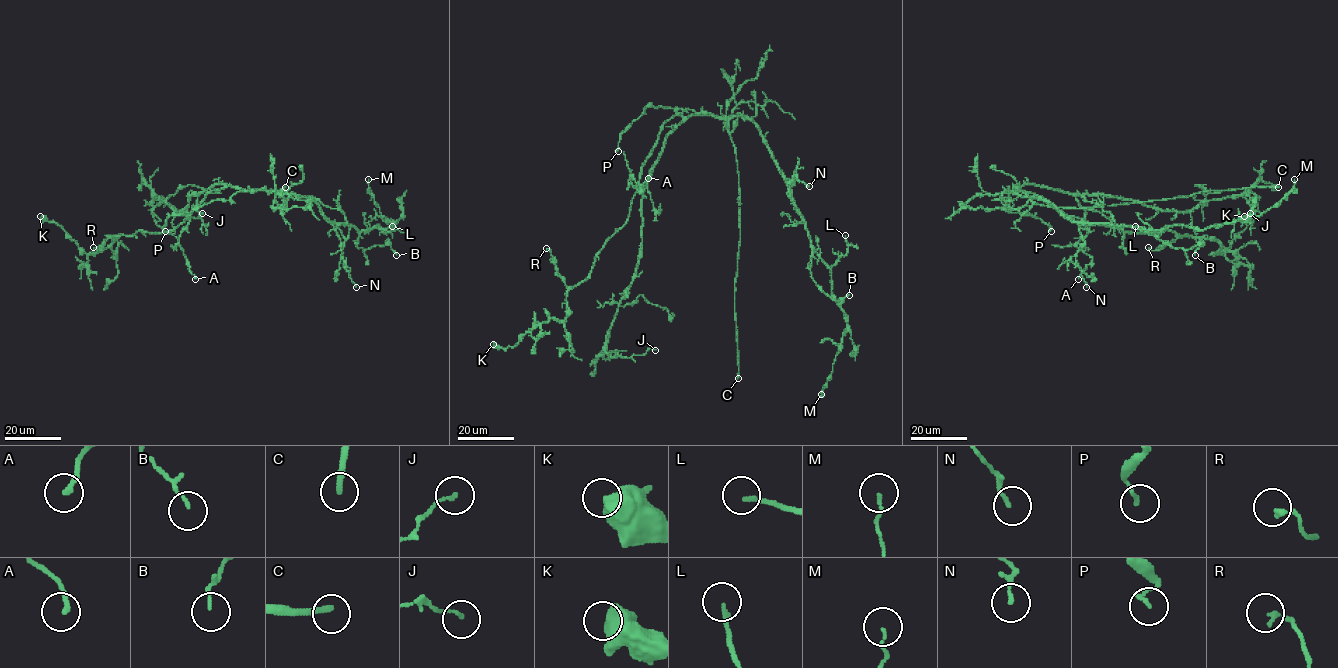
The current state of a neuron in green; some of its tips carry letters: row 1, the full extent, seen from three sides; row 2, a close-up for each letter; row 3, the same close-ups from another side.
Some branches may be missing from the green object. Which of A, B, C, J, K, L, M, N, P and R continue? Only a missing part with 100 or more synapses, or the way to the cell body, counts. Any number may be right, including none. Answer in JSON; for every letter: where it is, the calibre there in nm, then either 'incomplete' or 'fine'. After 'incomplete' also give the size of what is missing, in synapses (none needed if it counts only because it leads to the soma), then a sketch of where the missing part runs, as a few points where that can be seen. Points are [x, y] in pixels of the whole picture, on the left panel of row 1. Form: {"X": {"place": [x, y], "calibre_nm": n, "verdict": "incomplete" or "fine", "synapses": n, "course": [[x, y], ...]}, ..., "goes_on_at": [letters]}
{"A": {"place": [195, 279], "calibre_nm": 220, "verdict": "fine"}, "B": {"place": [396, 255], "calibre_nm": 110, "verdict": "fine"}, "C": {"place": [285, 187], "calibre_nm": 260, "verdict": "incomplete"}, "J": {"place": [202, 213], "calibre_nm": 110, "verdict": "fine"}, "K": {"place": [40, 216], "calibre_nm": 700, "verdict": "fine"}, "L": {"place": [392, 226], "calibre_nm": 170, "verdict": "fine"}, "M": {"place": [368, 179], "calibre_nm": 100, "verdict": "fine"}, "N": {"place": [356, 287], "calibre_nm": 110, "verdict": "fine"}, "P": {"place": [165, 231], "calibre_nm": 130, "verdict": "fine"}, "R": {"place": [93, 247], "calibre_nm": 180, "verdict": "fine"}, "goes_on_at": ["C"]}

